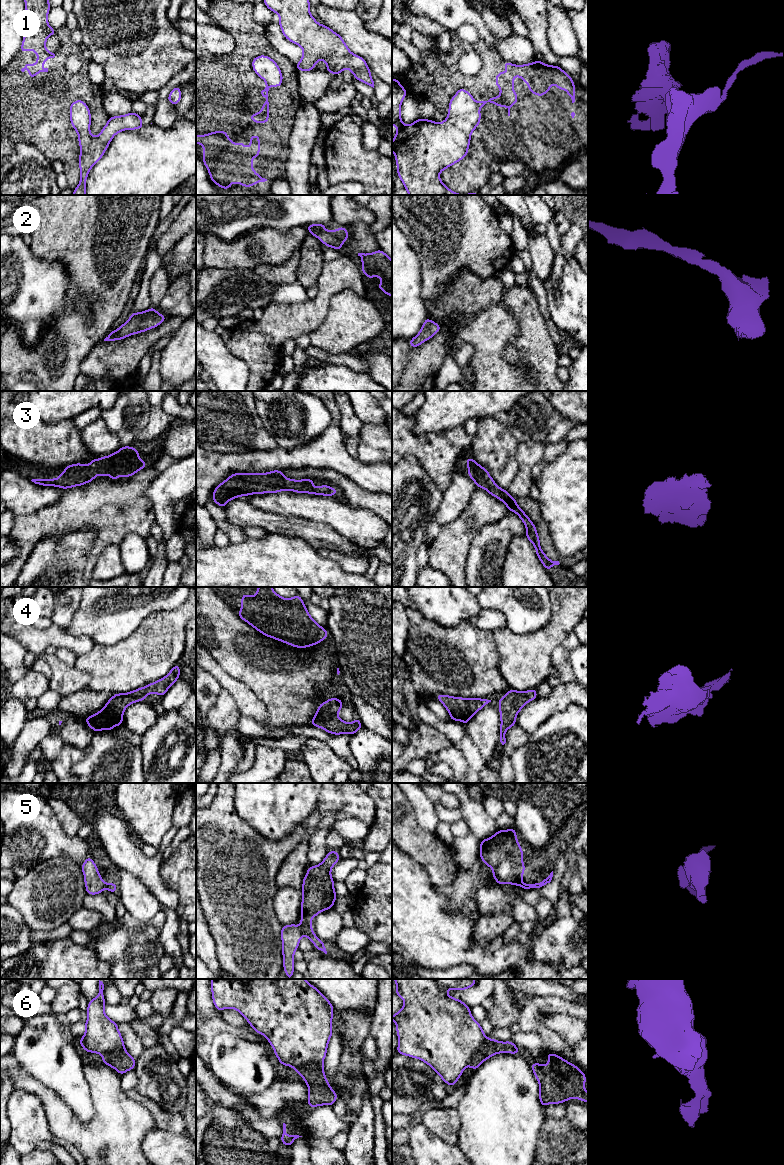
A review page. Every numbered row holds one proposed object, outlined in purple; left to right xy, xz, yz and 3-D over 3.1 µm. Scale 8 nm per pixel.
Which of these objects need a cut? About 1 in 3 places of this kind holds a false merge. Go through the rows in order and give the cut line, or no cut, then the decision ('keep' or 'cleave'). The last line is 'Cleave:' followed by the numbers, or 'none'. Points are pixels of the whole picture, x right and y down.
1: yz (477, 103), (479, 107) | cleave
2: no cut | keep
3: no cut | keep
4: no cut | keep
5: xz (299, 928), (303, 934) | cleave
6: xz (322, 1062), (309, 1062), (295, 1070) | cleave
Cleave: 1, 5, 6

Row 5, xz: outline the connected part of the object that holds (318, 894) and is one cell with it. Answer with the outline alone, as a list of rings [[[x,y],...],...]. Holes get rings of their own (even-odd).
[[[330,850],[323,861],[307,868],[302,883],[300,930],[315,946],[327,954],[325,943],[313,932],[311,920],[324,910],[332,909],[337,898],[331,870],[340,860],[338,851]]]

